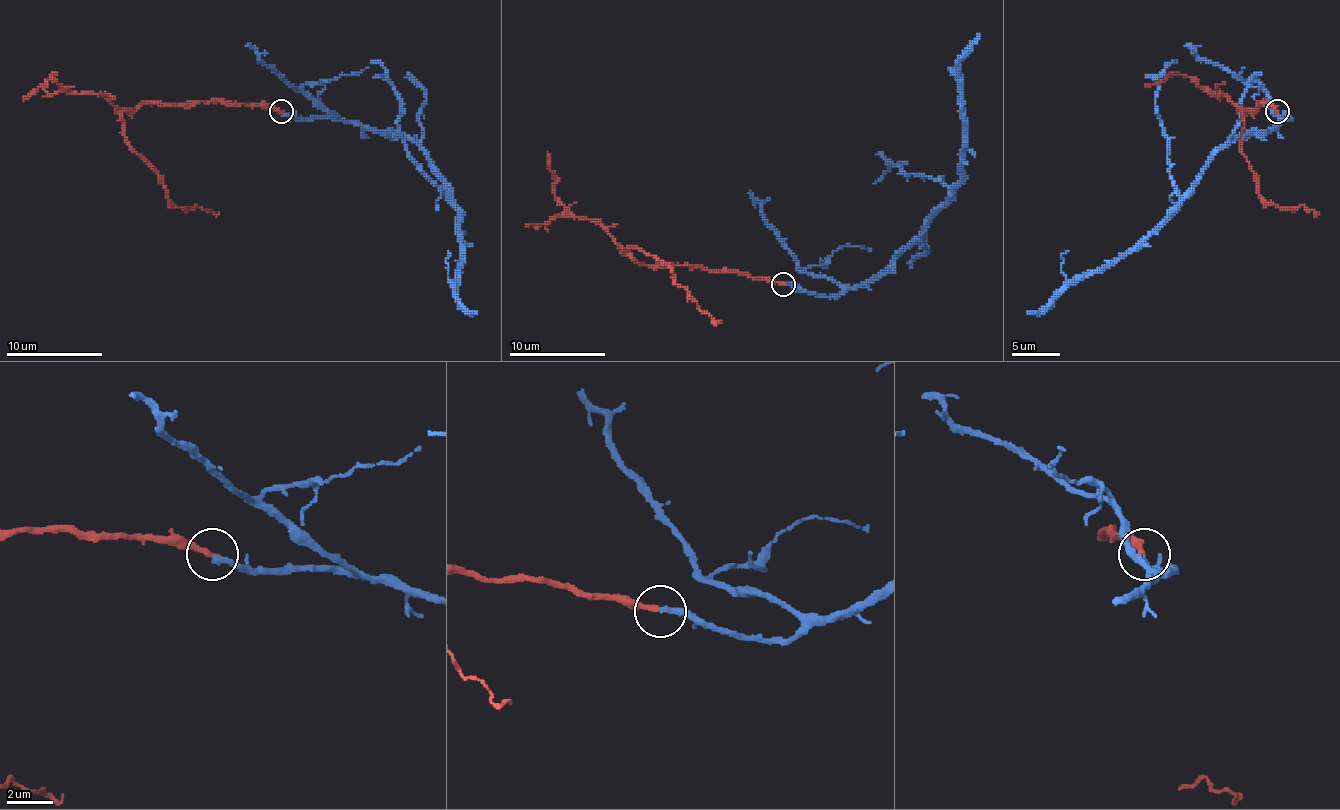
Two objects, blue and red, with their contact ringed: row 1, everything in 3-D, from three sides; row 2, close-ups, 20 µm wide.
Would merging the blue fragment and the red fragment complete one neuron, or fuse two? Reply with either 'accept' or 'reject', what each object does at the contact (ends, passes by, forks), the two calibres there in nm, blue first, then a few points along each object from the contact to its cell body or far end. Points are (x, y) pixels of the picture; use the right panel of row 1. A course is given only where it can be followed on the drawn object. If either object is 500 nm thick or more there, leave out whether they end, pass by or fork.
accept; blue ends there; red ends there; 260 nm thick on the blue side, 240 nm on the other; blue runs (1276, 111), (1290, 118), (1261, 132), (1239, 132), (1128, 251), (1078, 275), (1027, 313); red runs (1278, 111), (1263, 101), (1247, 113), (1242, 154), (1259, 193), (1278, 207), (1302, 205), (1317, 212)

